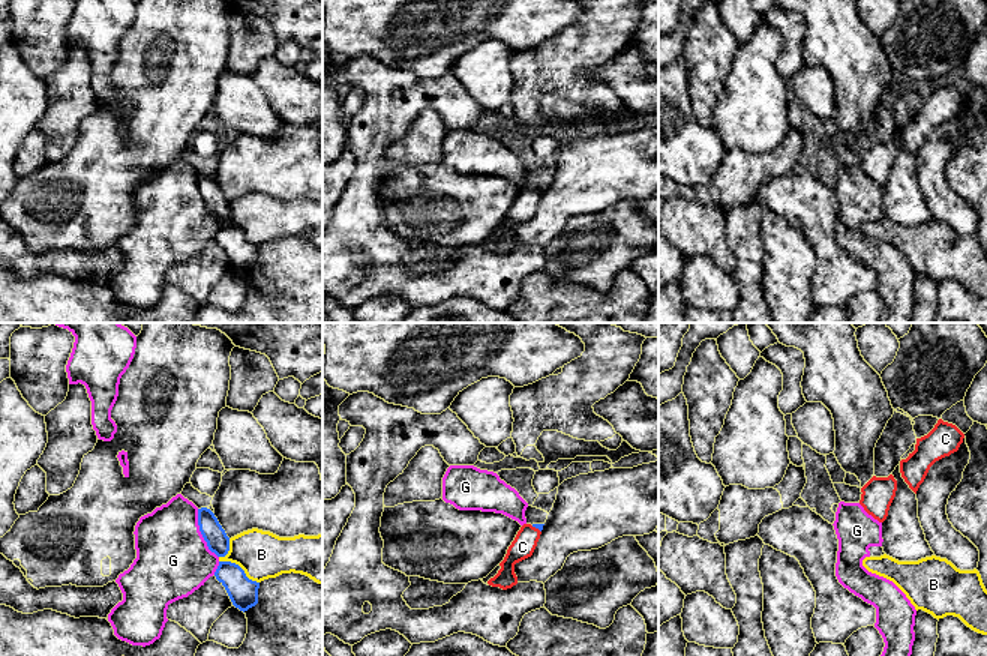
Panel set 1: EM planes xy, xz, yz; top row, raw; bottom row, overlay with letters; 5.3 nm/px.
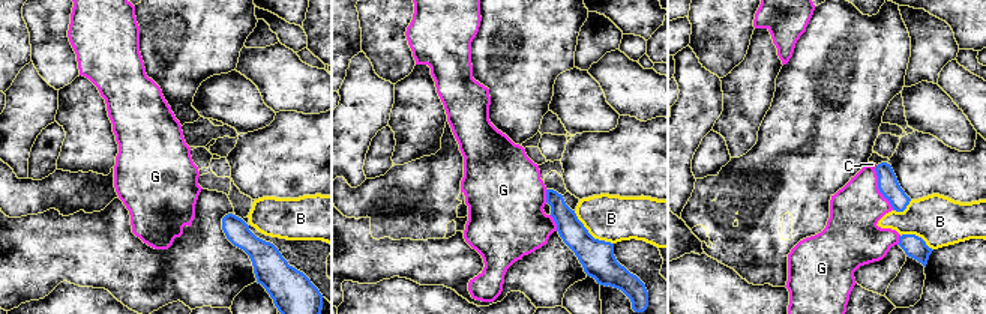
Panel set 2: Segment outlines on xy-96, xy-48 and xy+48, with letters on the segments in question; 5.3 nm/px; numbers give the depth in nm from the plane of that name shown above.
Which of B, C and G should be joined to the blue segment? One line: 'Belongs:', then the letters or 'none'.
Belongs: C

